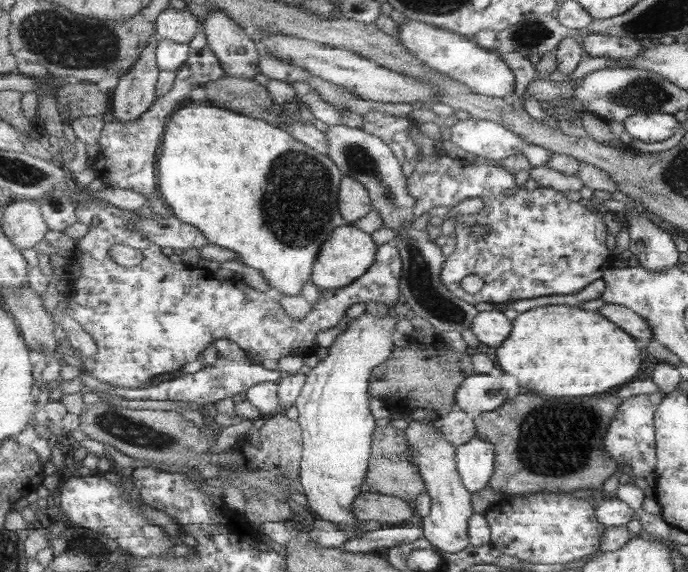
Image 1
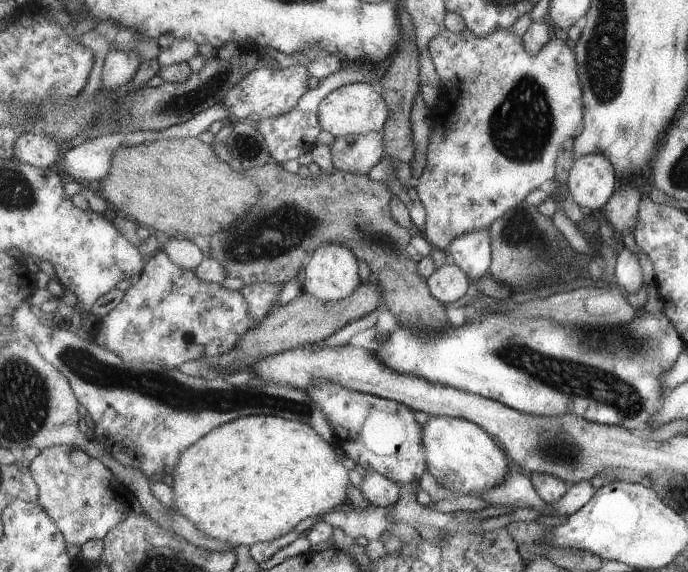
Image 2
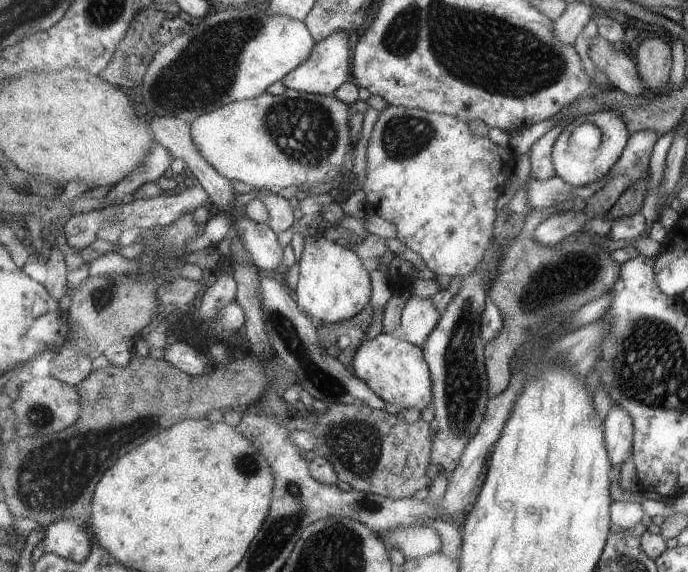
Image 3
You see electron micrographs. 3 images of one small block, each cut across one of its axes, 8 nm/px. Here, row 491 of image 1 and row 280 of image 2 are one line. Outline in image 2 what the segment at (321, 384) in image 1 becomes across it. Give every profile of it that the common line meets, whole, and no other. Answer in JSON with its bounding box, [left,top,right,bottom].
[305,243,362,301]

